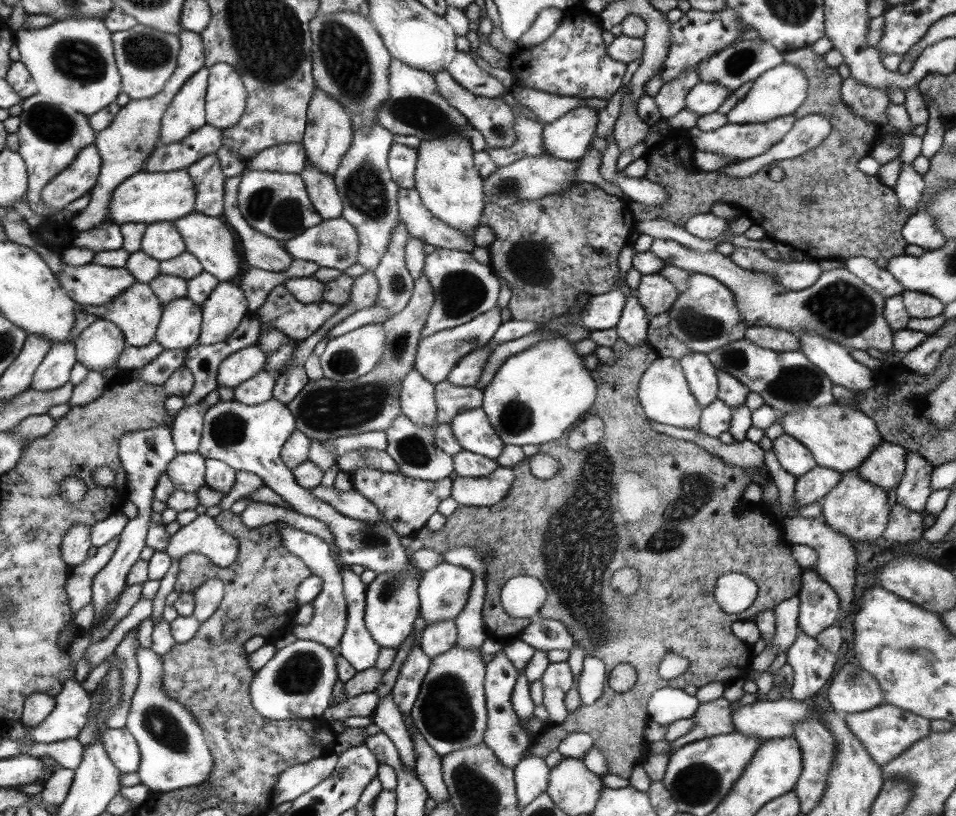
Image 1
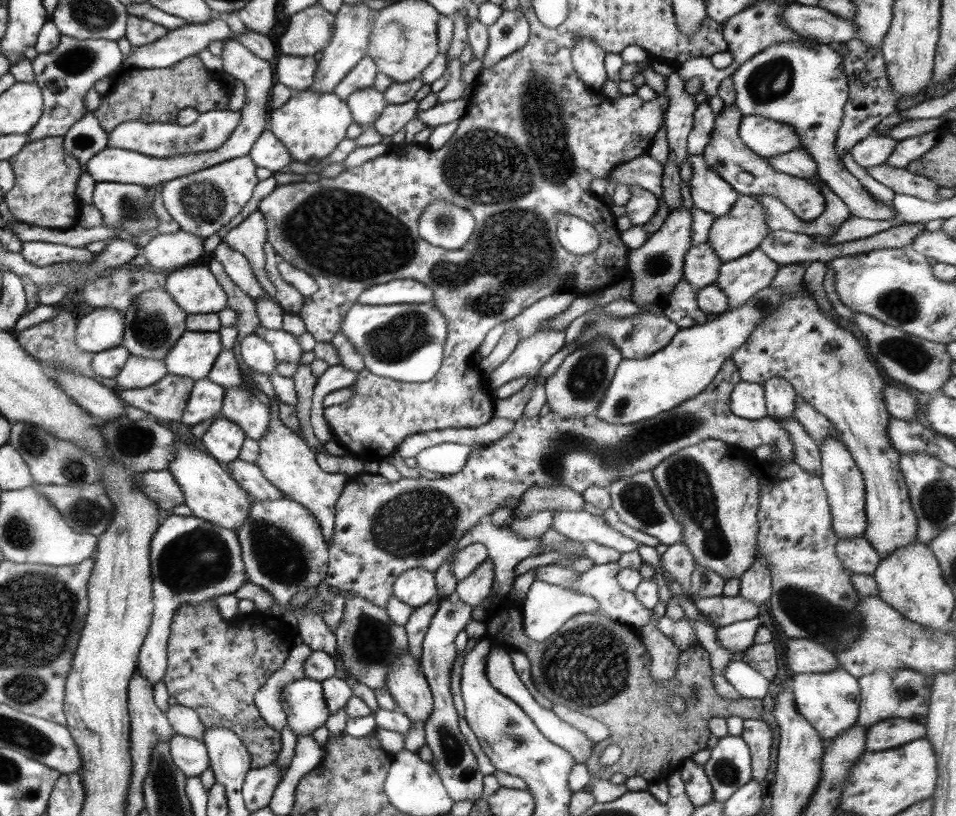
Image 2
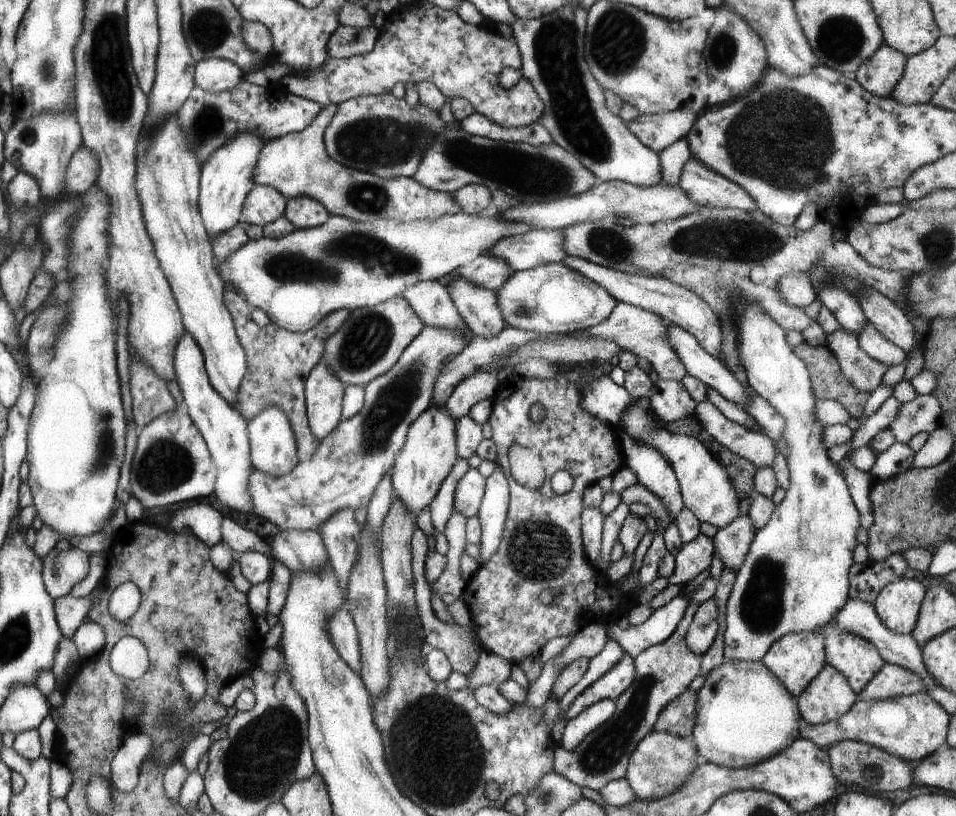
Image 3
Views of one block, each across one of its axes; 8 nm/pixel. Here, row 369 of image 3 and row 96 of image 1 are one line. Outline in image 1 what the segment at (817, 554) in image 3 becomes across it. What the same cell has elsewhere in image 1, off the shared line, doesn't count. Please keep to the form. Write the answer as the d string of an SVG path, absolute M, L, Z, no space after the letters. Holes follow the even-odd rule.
M779 64L765 74L761 74L751 90L745 94L737 106L731 108L727 116L727 124L765 124L765 122L781 122L781 120L791 120L791 114L805 102L807 98L807 78L801 72L801 68L793 64Z

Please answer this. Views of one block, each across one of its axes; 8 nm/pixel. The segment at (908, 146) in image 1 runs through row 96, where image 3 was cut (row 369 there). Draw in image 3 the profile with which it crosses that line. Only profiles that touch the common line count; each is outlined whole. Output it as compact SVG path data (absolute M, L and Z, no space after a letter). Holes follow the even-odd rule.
M837 328L835 332L827 332L825 346L835 354L845 378L859 390L871 394L883 380L883 374L889 370L883 362L869 358L861 346L857 334Z

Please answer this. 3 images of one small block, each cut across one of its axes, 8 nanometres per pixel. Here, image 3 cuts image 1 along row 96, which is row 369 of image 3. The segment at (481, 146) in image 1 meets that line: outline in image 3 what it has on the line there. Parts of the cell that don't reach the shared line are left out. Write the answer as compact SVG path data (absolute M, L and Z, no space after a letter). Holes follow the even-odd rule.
M425 326L421 334L415 336L413 342L405 348L405 352L401 352L401 358L397 360L397 364L393 364L393 368L389 368L389 372L383 372L381 376L365 384L365 406L351 420L339 422L337 428L333 428L333 432L329 432L323 440L319 440L315 454L307 462L299 462L291 472L277 478L253 470L249 478L249 498L253 502L251 514L269 520L279 530L319 530L335 512L343 508L367 506L373 492L377 490L377 484L393 468L395 456L403 450L409 426L417 420L417 416L421 416L433 404L433 386L441 370L467 344L469 342L463 338L461 332Z

